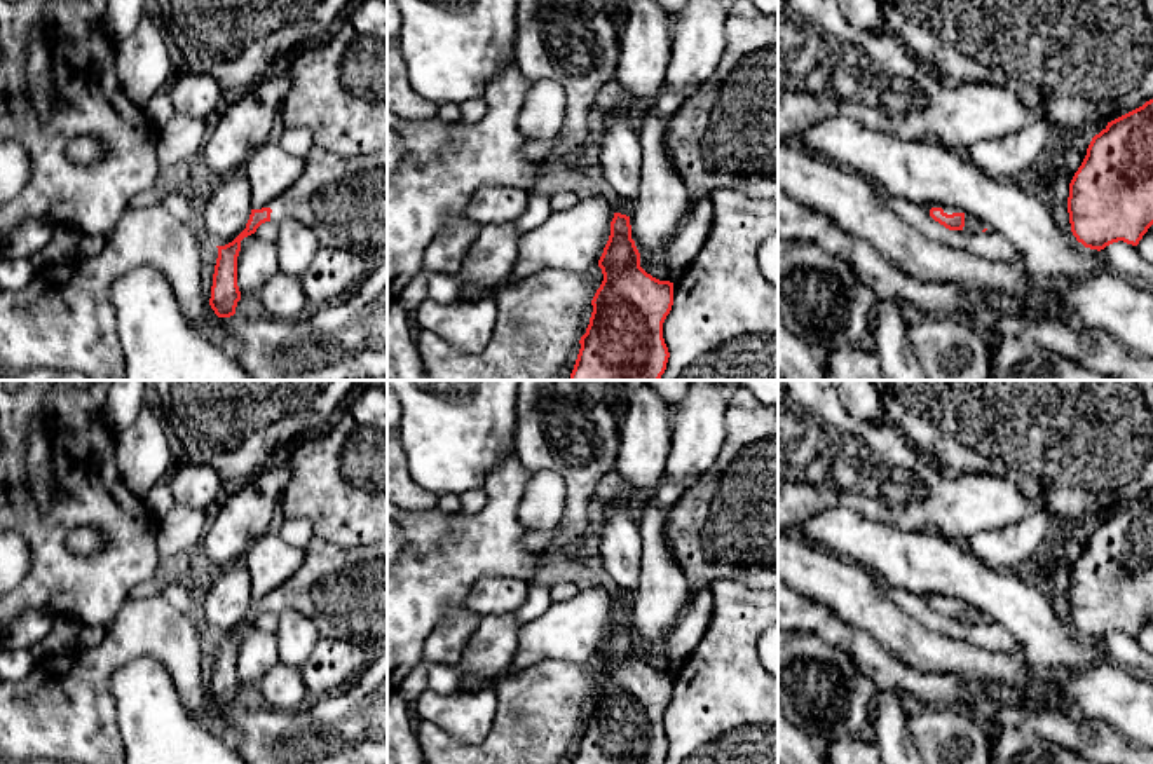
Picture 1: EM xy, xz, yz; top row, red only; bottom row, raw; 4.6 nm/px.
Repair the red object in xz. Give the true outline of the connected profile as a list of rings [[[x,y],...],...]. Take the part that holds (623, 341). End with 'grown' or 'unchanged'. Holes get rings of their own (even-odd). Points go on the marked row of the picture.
[[[614,213],[598,267],[604,281],[591,300],[593,312],[569,380],[659,380],[670,358],[663,323],[673,305],[673,283],[659,281],[640,267],[630,216]]]; unchanged

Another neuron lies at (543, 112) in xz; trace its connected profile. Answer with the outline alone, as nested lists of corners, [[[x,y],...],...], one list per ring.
[[[555,80],[530,84],[518,113],[518,129],[529,141],[548,141],[558,136],[565,124],[565,92]]]

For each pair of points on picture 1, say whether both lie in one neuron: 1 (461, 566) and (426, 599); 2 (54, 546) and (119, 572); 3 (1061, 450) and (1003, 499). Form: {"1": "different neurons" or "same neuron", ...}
{"1": "same neuron", "2": "same neuron", "3": "different neurons"}

